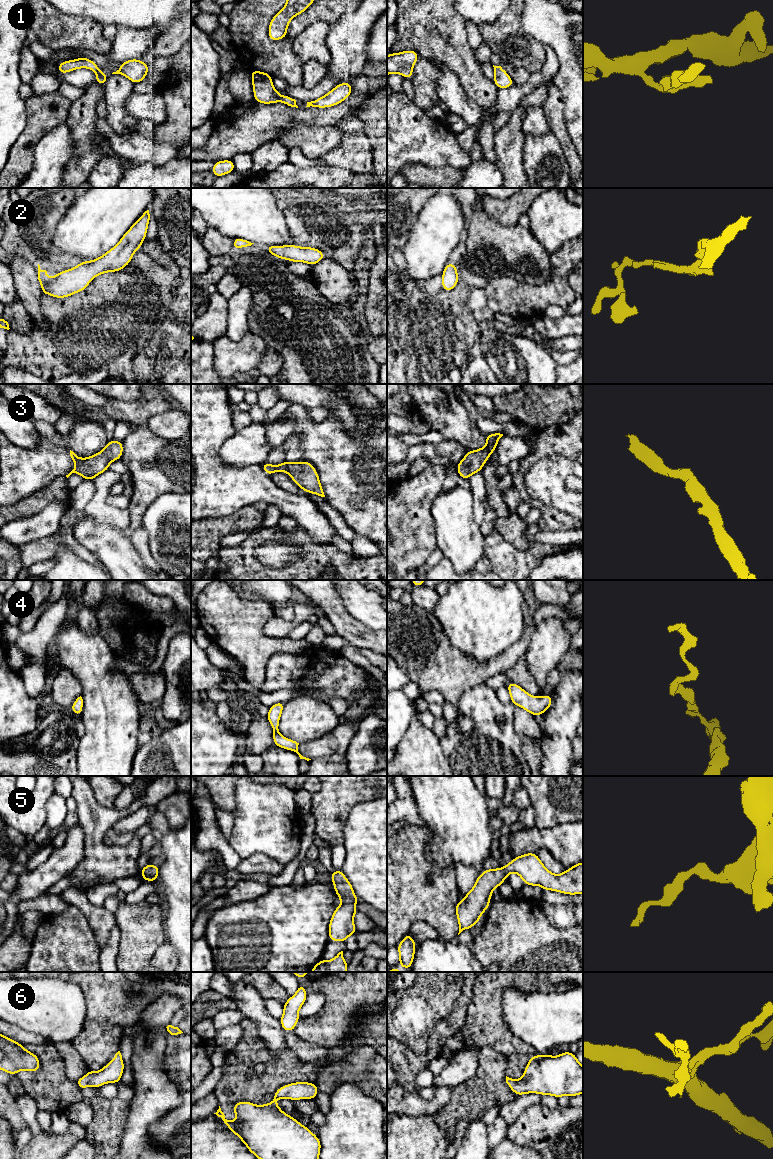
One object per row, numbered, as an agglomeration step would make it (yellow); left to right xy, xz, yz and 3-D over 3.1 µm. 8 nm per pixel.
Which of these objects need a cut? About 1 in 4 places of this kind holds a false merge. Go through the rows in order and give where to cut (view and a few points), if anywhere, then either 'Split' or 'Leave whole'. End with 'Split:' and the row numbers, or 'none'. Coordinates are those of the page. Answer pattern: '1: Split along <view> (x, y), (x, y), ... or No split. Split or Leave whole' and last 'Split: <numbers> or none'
1: No split. Leave whole
2: No split. Leave whole
3: No split. Leave whole
4: No split. Leave whole
5: No split. Leave whole
6: No split. Leave whole
Split: none

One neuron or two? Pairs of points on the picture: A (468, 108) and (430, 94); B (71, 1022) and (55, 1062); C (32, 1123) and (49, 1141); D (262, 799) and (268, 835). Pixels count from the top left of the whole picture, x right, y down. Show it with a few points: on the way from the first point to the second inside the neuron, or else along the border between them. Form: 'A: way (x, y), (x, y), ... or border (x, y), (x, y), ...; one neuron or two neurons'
A: border (438, 73), (436, 93), (439, 99); two neurons
B: border (46, 1040), (53, 1044); two neurons
C: border (41, 1130), (33, 1136); two neurons
D: way (265, 808), (268, 826); one neuron

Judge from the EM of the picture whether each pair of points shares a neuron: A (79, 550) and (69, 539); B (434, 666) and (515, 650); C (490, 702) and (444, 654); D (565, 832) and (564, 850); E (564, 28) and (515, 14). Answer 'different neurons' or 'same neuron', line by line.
A: same neuron
B: same neuron
C: different neurons
D: same neuron
E: different neurons

